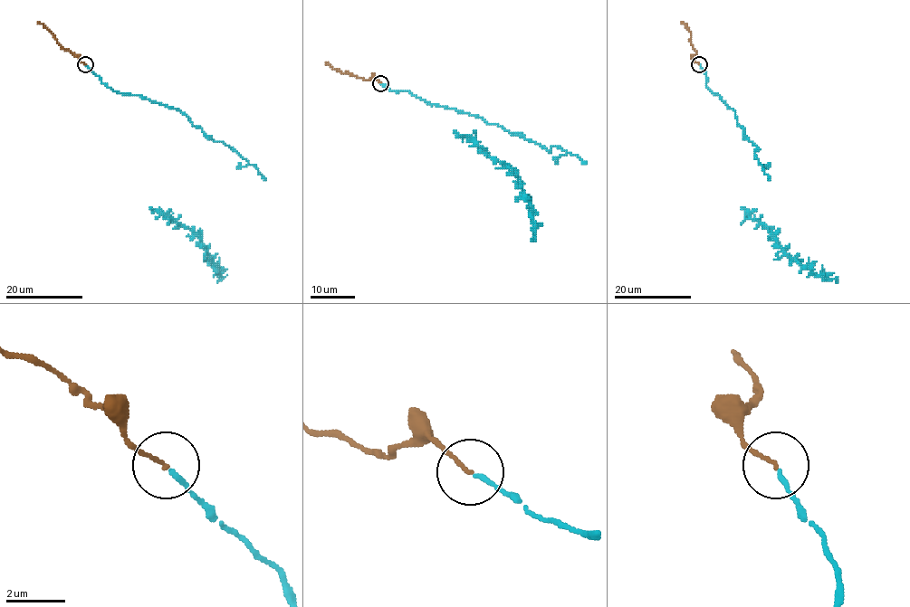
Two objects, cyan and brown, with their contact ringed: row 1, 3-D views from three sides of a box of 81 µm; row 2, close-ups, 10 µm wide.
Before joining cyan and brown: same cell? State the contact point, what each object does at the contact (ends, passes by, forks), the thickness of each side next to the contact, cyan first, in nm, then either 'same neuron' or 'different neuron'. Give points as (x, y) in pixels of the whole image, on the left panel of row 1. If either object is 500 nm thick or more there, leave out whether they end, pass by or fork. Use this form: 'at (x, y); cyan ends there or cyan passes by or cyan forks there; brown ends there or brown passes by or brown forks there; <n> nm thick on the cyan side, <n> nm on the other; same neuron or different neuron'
at (85, 64); cyan ends there; brown ends there; 150 nm thick on the cyan side, 110 nm on the other; same neuron

